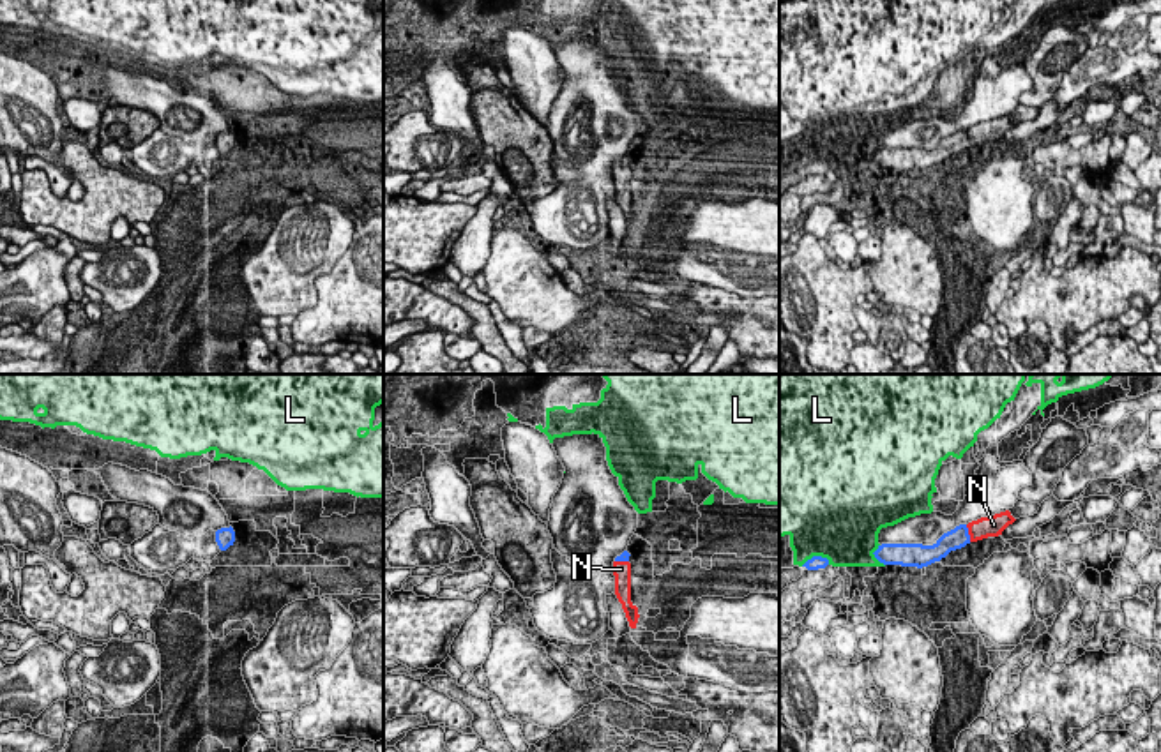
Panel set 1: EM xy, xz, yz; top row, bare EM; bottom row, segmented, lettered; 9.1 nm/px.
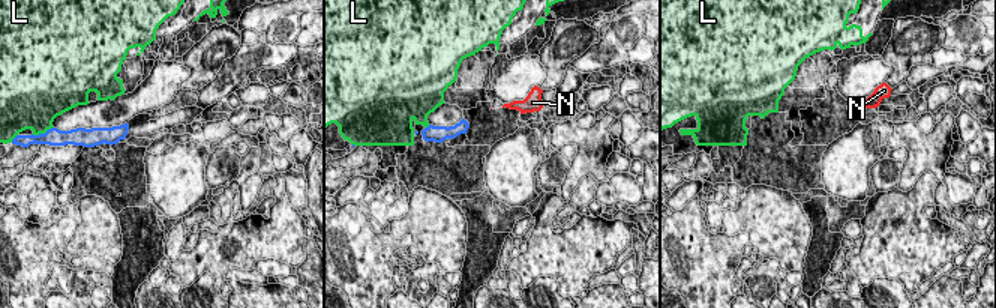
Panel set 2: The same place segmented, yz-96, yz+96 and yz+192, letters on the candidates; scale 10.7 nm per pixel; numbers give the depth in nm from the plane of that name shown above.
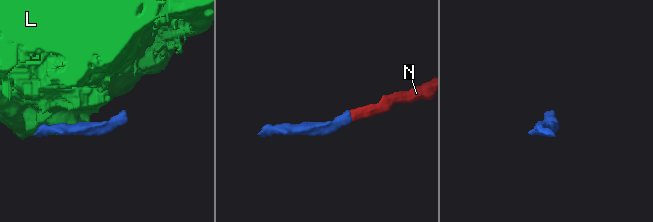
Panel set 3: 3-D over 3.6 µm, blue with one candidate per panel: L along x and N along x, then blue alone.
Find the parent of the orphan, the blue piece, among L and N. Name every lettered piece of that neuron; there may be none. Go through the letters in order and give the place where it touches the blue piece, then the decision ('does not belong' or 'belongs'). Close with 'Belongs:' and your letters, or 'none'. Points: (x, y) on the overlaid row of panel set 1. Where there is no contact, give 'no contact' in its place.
L: yz (815, 556) | does not belong
N: yz (967, 533) | belongs
Belongs: N

